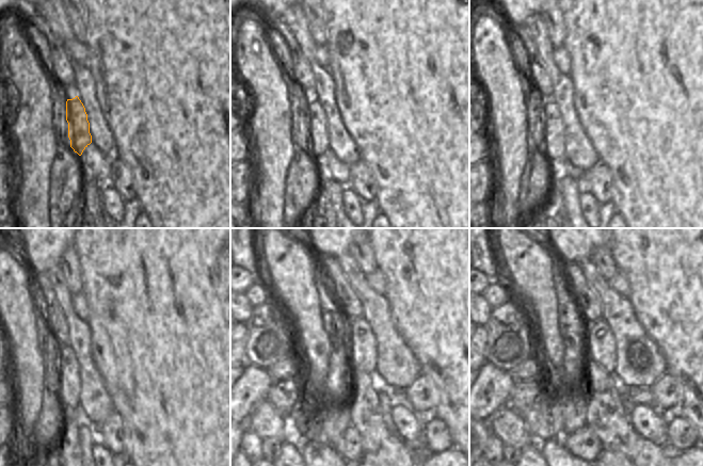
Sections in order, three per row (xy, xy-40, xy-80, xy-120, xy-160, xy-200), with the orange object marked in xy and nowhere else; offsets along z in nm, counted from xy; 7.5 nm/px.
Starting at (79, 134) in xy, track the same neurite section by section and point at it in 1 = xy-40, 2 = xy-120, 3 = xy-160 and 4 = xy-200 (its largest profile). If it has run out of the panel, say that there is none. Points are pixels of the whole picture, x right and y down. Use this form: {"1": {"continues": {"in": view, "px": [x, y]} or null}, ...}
{"1": {"continues": {"in": "xy-40", "px": [315, 118]}}, "2": {"continues": {"in": "xy-120", "px": [69, 379]}}, "3": {"continues": {"in": "xy-160", "px": [307, 384]}}, "4": {"continues": {"in": "xy-200", "px": [550, 376]}}}

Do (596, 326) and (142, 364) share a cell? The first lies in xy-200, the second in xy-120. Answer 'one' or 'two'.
two

